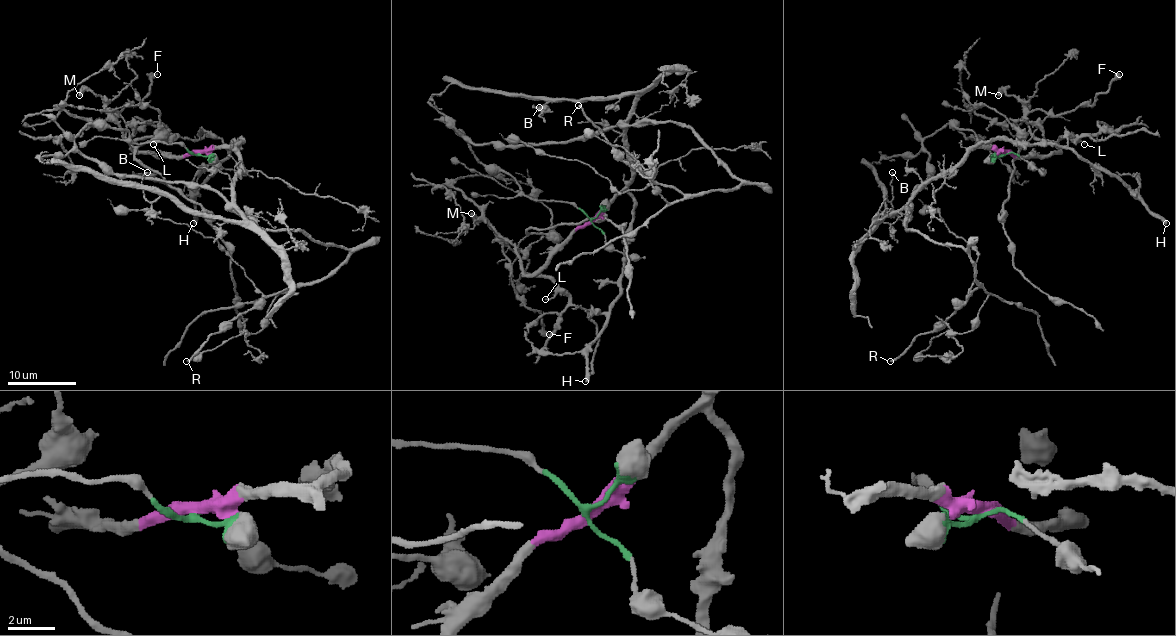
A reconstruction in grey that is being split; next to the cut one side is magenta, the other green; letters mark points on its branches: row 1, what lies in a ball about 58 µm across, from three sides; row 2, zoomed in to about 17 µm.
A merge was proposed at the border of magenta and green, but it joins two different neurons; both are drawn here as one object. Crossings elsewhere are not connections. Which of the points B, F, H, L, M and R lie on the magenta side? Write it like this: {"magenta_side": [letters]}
{"magenta_side": ["B", "F", "H", "L", "M"]}

